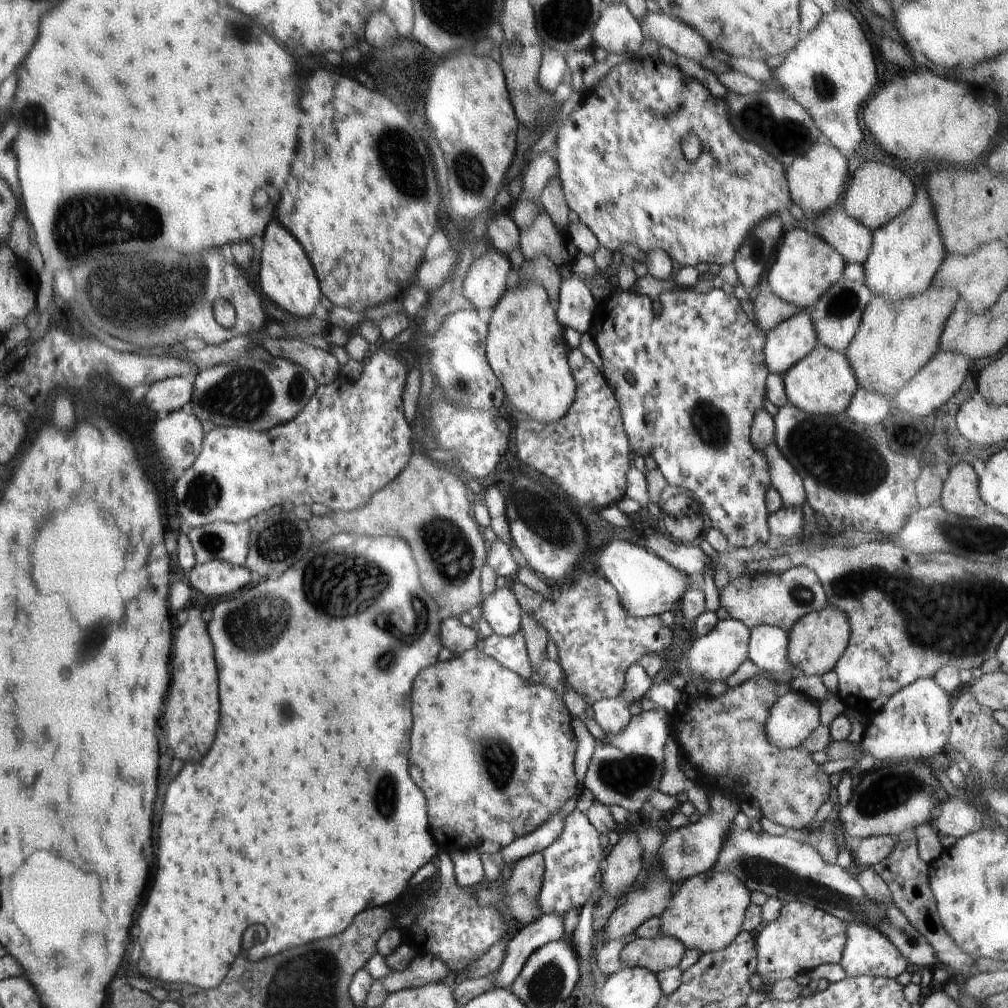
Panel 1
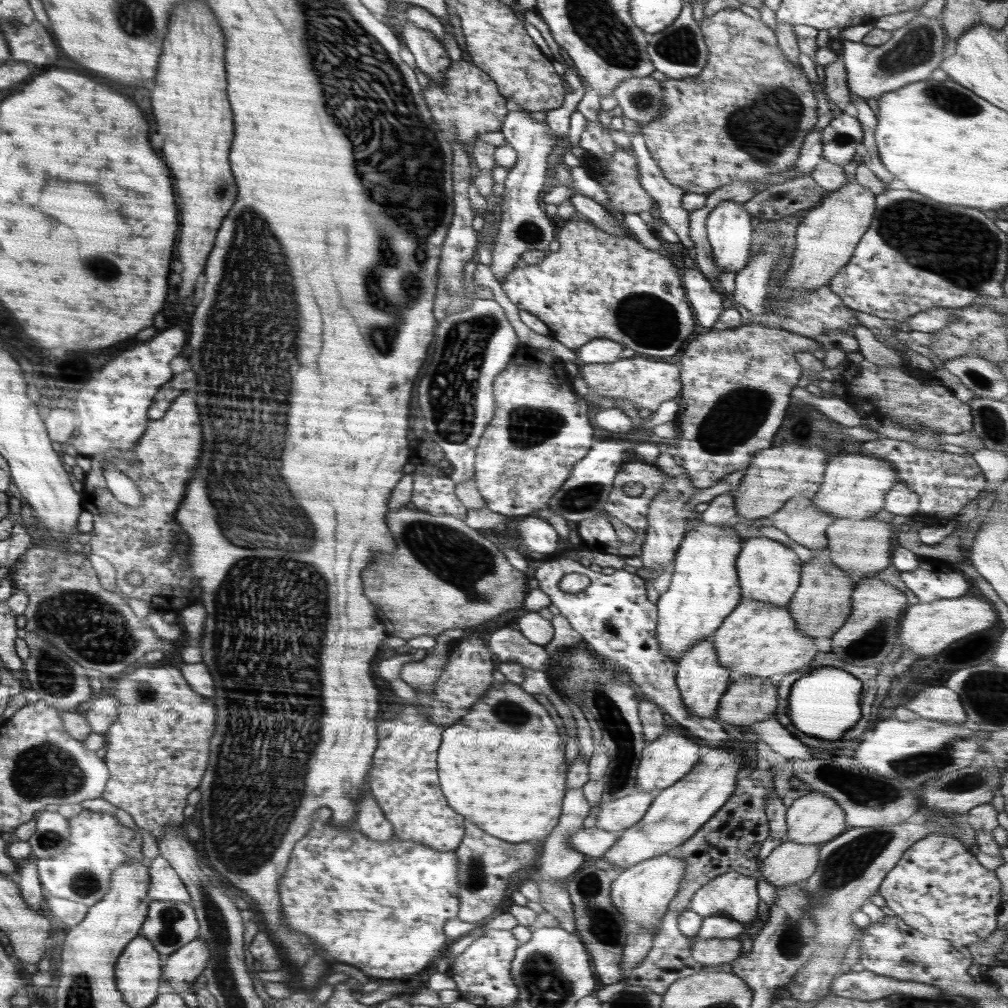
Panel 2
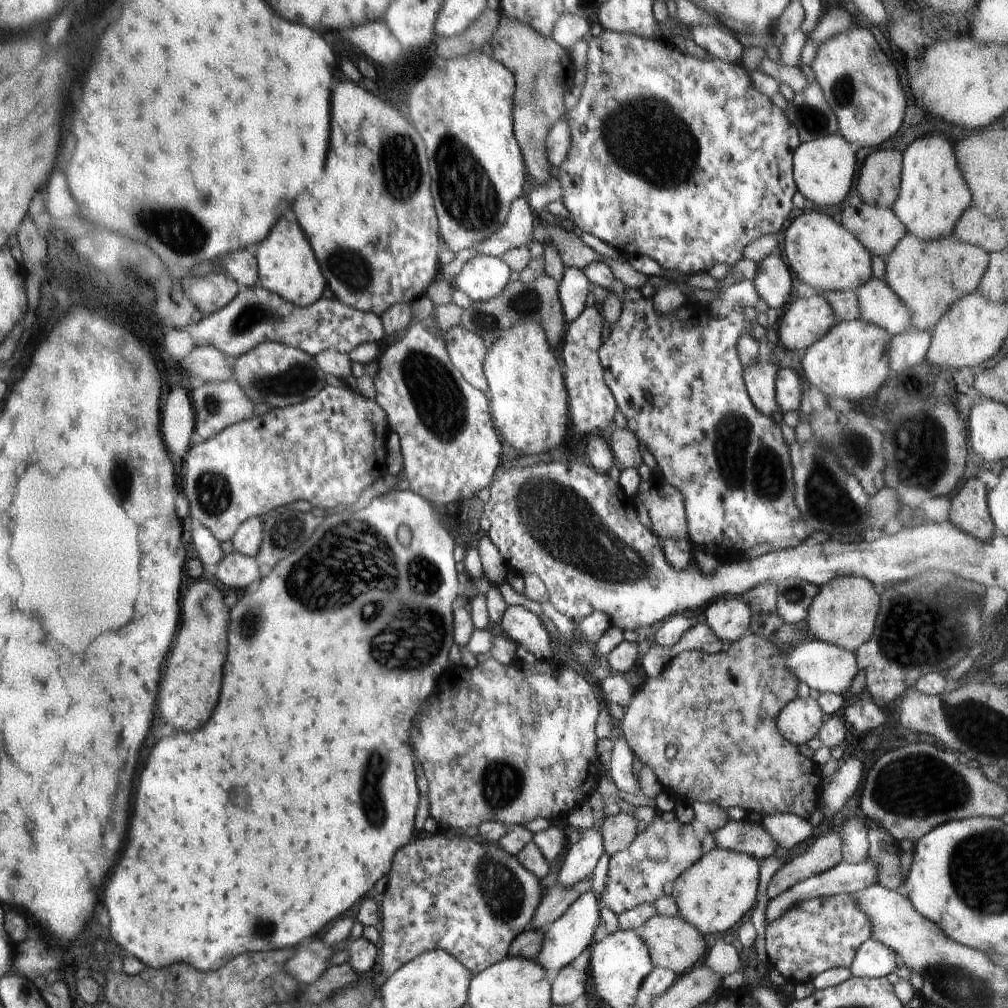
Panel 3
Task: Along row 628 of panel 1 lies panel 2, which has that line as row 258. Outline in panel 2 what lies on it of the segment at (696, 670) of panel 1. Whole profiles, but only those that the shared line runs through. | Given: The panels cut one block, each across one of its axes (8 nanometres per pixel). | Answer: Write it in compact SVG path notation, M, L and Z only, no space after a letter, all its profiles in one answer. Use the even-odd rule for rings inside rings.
M732 201L720 202L706 218L706 238L711 244L714 263L720 269L720 273L736 274L747 266L752 232L755 230L752 221L751 215L744 209L744 206Z

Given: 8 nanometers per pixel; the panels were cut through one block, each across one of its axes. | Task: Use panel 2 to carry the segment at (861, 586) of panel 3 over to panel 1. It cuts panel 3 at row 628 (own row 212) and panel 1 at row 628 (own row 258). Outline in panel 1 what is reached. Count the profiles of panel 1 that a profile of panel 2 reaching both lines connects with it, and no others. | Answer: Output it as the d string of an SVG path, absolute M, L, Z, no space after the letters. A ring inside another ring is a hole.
M827 602L824 608L814 610L800 618L788 633L788 662L794 664L797 673L805 676L818 676L833 671L836 662L850 644L852 628L848 616Z

